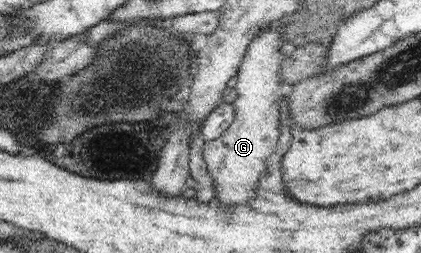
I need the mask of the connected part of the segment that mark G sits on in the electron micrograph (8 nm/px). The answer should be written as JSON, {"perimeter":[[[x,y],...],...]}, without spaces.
{"perimeter":[[[268,28],[253,40],[238,71],[235,88],[238,98],[236,119],[232,125],[214,142],[206,141],[203,156],[208,171],[214,179],[217,197],[227,204],[245,202],[253,196],[253,186],[264,174],[267,157],[277,146],[279,136],[279,111],[282,101],[282,80],[279,70],[282,60],[278,47],[281,37],[273,28]]]}

